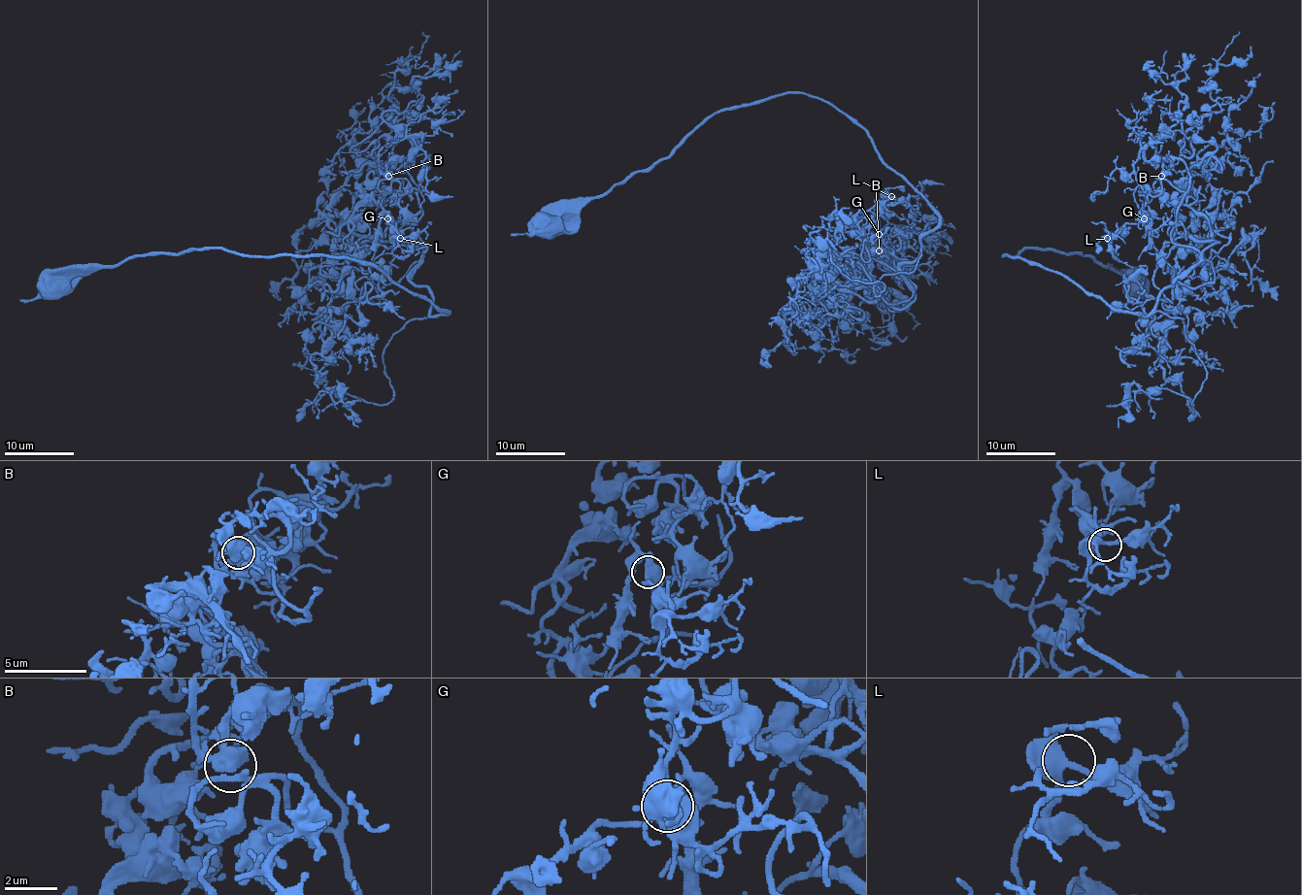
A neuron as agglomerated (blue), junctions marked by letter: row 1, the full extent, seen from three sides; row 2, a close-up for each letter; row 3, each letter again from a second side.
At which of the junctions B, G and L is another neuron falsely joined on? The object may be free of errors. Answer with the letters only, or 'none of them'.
none of them

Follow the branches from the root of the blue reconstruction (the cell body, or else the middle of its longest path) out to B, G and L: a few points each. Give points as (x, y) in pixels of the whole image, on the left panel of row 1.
B: (50, 281), (205, 248), (346, 255), (446, 314), (409, 281), (423, 250), (389, 238), (421, 205), (388, 176)
G: (50, 281), (205, 248), (346, 255), (446, 314), (409, 281), (423, 250), (389, 238), (415, 224), (388, 219)
L: (50, 281), (346, 255), (446, 314), (389, 238), (415, 224), (386, 222), (400, 238)

